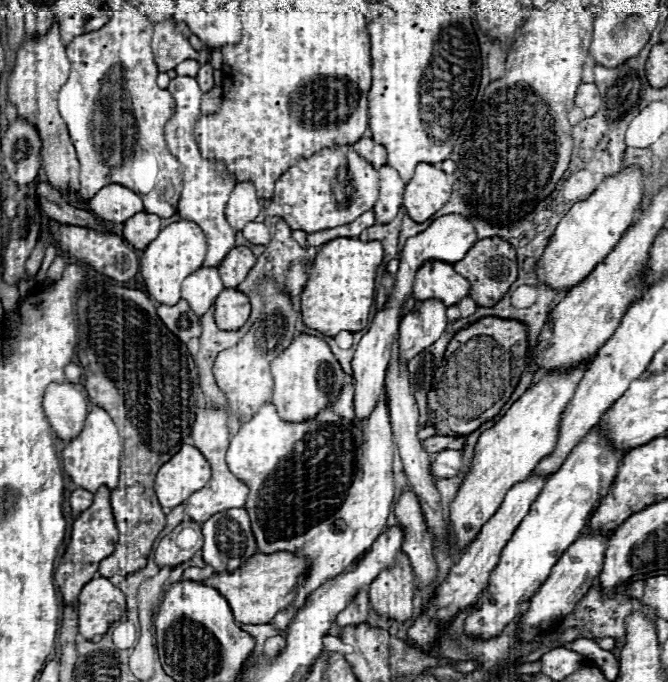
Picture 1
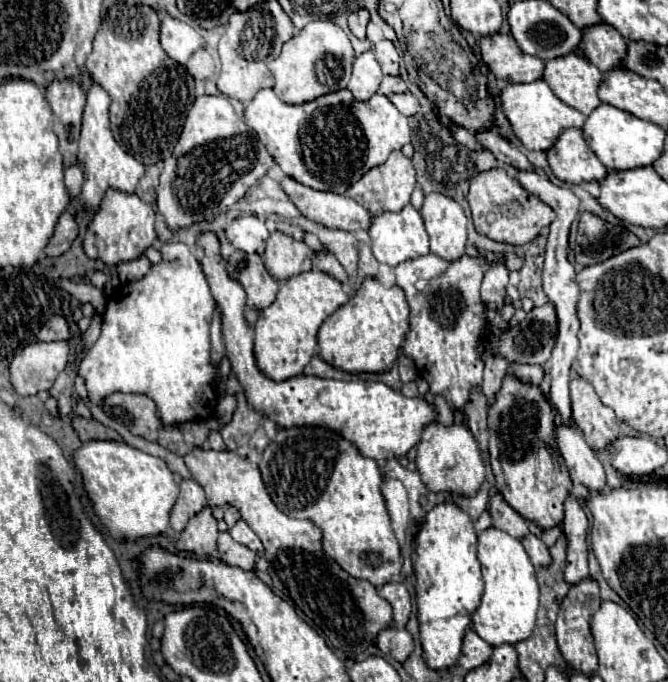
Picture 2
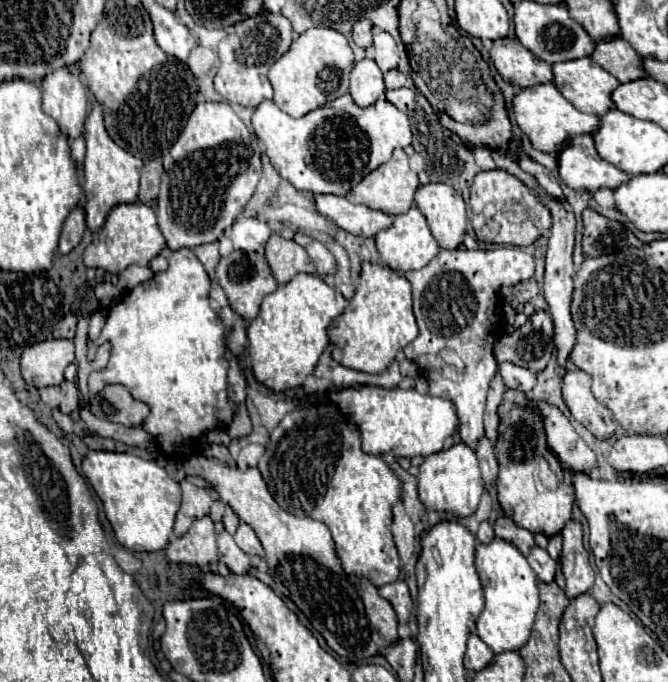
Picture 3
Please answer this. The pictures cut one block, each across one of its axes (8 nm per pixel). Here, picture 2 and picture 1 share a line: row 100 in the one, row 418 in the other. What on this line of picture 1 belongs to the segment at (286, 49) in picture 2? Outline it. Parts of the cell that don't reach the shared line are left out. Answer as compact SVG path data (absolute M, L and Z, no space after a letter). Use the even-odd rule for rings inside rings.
M310 334L296 336L292 344L272 360L270 372L274 378L272 404L276 406L280 418L288 422L302 422L316 416L338 396L340 388L348 380L338 360L330 352L330 346L322 338Z

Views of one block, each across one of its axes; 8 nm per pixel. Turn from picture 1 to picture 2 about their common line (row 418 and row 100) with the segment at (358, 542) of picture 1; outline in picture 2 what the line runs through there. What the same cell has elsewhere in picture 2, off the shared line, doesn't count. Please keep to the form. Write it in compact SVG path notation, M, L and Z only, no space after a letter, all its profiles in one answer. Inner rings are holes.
M266 88L258 90L246 104L244 118L288 176L314 190L330 190L336 194L344 194L362 174L384 164L390 152L410 142L408 118L384 94L374 94L370 100L358 102L350 90L338 90L314 102L290 106L272 88Z

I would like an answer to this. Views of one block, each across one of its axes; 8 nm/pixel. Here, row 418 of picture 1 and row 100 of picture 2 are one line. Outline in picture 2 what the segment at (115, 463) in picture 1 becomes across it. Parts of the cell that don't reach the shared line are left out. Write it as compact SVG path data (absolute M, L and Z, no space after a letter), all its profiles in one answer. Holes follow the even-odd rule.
M92 84L86 92L86 108L82 116L82 134L80 134L80 158L84 164L84 186L82 186L82 200L86 206L96 212L106 188L118 188L122 192L134 192L140 176L144 174L144 166L126 154L112 136L110 130L110 96L102 86Z

